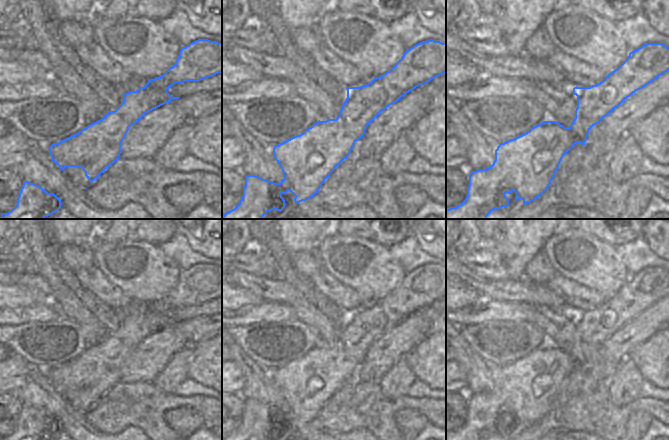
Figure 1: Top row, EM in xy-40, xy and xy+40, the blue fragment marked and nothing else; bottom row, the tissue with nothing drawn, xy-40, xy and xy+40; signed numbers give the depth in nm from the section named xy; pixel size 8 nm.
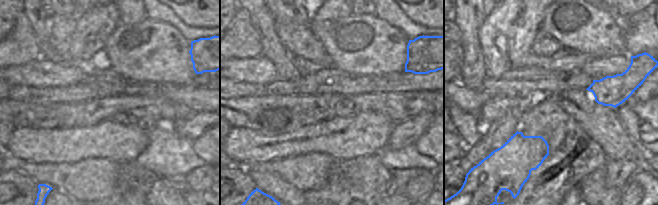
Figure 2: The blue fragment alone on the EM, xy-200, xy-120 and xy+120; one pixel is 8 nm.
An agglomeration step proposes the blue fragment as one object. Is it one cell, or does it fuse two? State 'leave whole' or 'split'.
leave whole

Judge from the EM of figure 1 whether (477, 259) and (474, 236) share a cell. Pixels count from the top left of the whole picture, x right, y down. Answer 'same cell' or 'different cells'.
different cells

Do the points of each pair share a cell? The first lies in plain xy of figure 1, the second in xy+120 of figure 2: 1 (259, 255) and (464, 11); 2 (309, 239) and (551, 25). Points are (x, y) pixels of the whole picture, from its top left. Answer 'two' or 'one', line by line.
1: two
2: two

